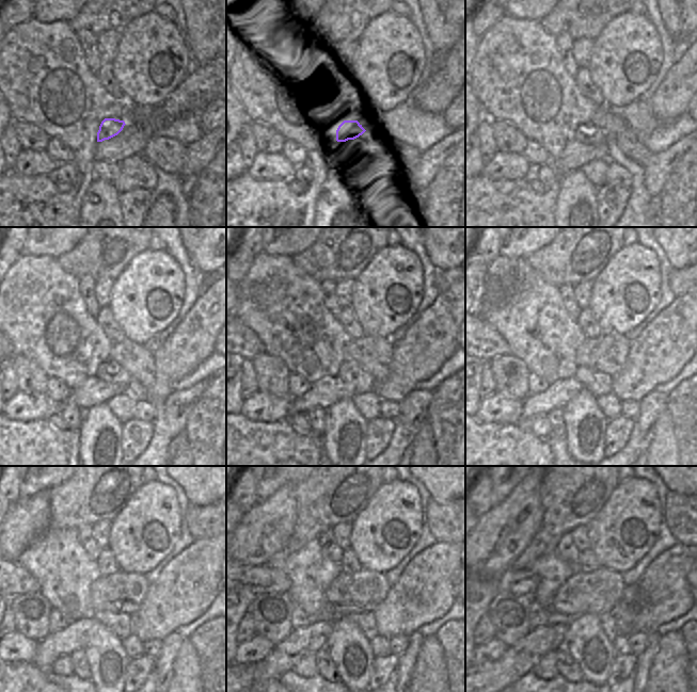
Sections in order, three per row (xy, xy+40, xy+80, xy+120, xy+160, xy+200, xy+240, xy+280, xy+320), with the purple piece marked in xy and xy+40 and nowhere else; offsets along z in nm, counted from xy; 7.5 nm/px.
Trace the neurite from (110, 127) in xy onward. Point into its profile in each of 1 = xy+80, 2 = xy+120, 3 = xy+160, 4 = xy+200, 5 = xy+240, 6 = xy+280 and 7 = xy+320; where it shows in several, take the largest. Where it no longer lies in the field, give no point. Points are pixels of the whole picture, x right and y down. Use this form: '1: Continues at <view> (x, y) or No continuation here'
1: Continues at xy+80 (587, 132)
2: Continues at xy+120 (109, 371)
3: Continues at xy+160 (348, 371)
4: Continues at xy+200 (597, 383)
5: Continues at xy+240 (121, 624)
6: Continues at xy+280 (366, 623)
7: Continues at xy+320 (608, 624)

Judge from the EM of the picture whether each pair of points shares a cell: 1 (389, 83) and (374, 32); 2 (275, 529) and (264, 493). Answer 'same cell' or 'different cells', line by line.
1: same cell
2: different cells

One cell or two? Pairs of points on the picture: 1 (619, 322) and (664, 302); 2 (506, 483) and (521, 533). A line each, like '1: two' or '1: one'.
1: two
2: two

